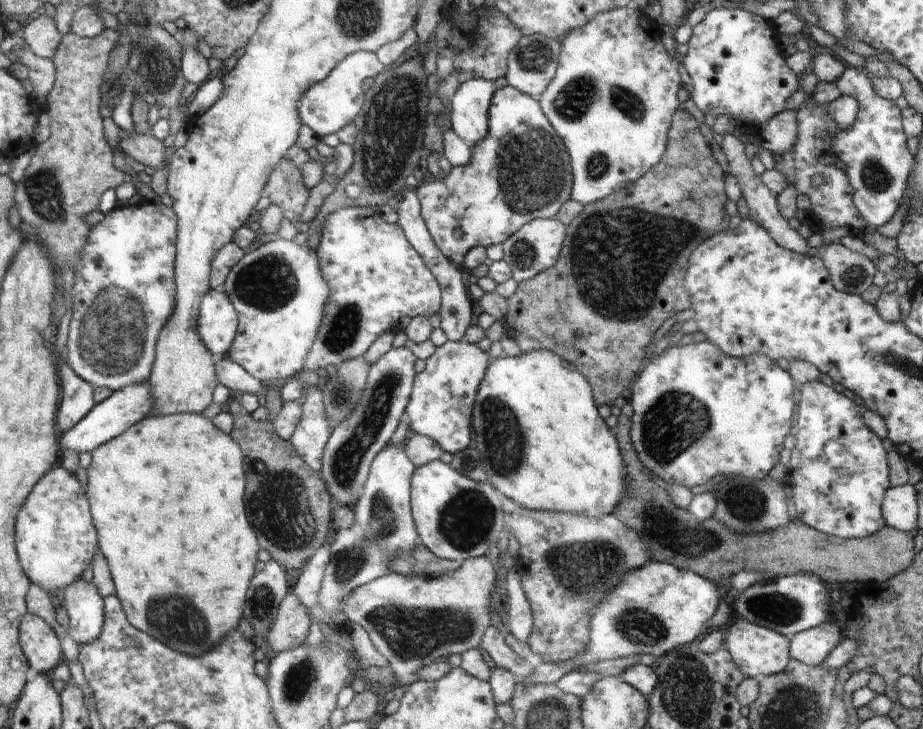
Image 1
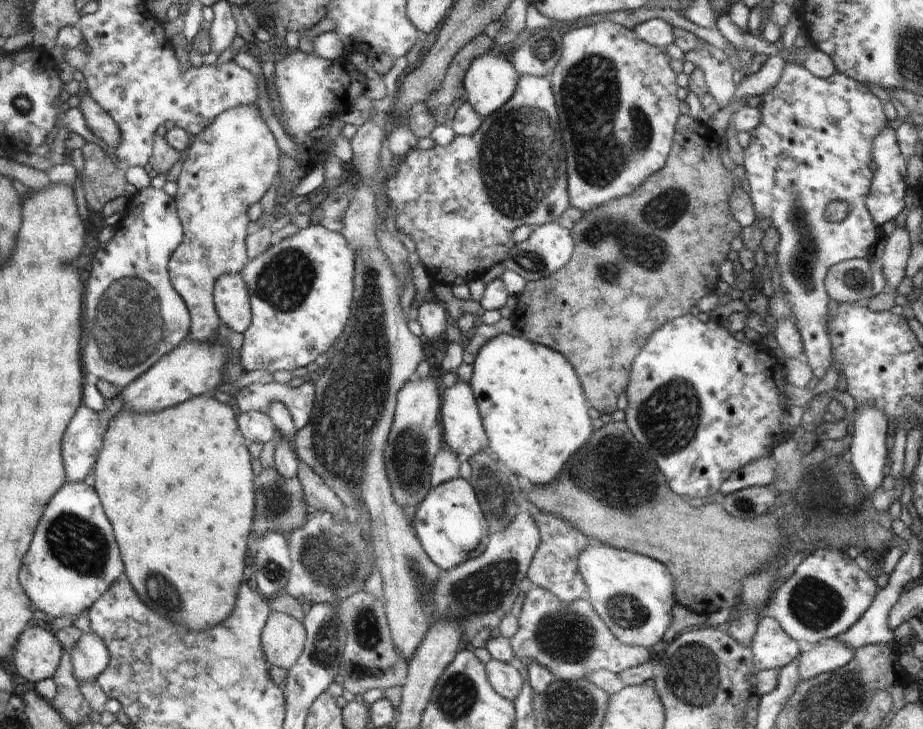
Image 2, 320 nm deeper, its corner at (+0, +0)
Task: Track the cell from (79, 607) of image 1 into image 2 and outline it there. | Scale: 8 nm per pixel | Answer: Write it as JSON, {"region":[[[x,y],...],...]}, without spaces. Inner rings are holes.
{"region":[[[91,630],[70,650],[75,664],[75,675],[82,683],[99,682],[99,676],[107,672],[112,662],[111,650],[103,638]]]}

